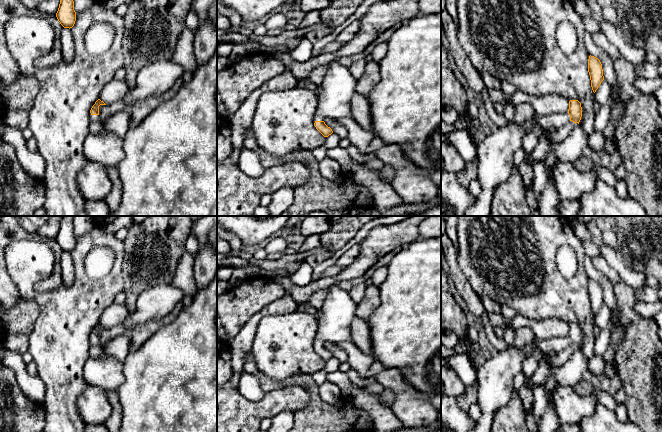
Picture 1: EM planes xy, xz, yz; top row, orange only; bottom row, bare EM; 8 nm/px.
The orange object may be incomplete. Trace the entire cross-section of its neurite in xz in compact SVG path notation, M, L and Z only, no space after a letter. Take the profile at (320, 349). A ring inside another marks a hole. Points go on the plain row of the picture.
M337 284L328 288L328 294L319 310L321 318L314 340L314 350L324 361L333 357L332 353L325 348L325 342L336 344L345 341L352 342L351 324L357 317L356 309L357 304L348 291Z

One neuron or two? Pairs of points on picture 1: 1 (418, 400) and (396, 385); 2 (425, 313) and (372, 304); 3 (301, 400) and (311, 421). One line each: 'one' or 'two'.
1: one
2: two
3: two

